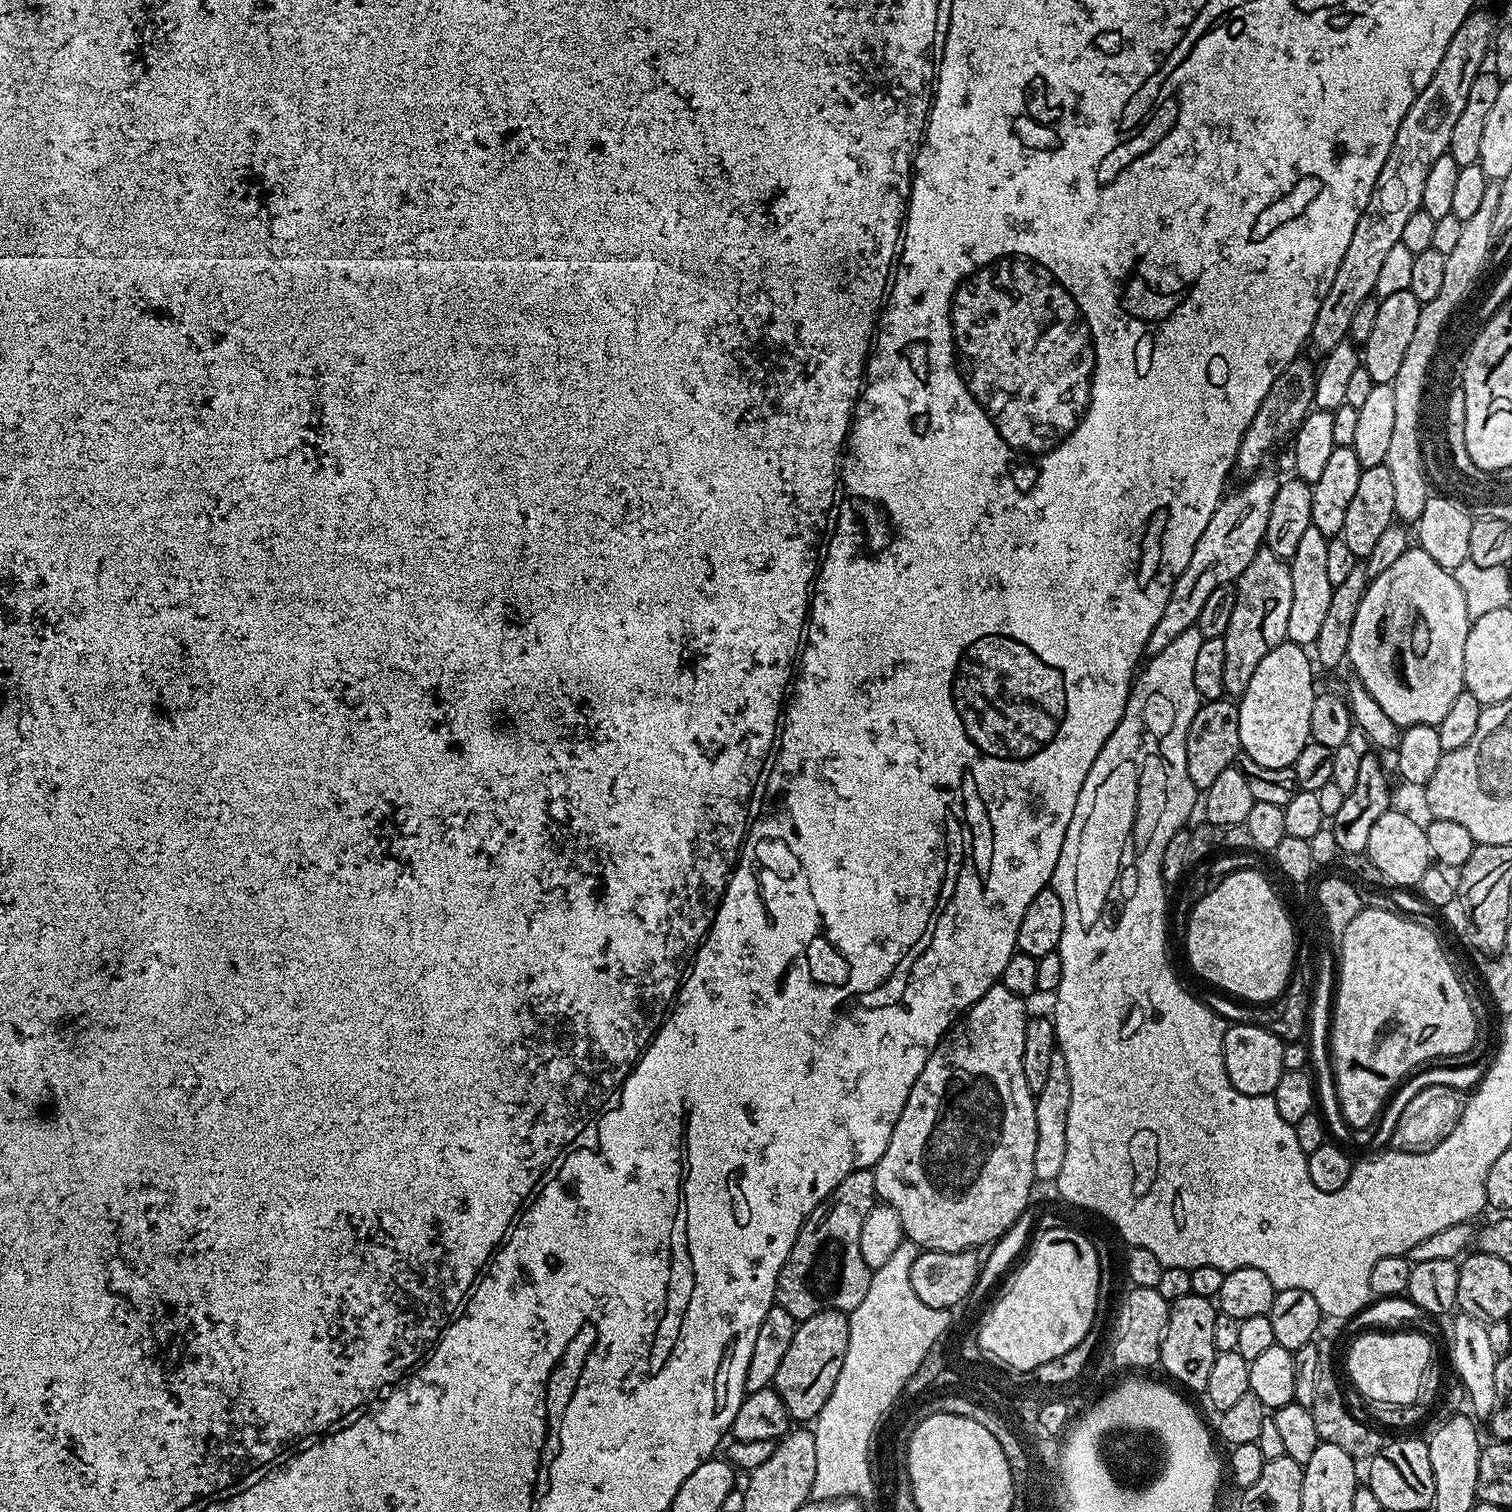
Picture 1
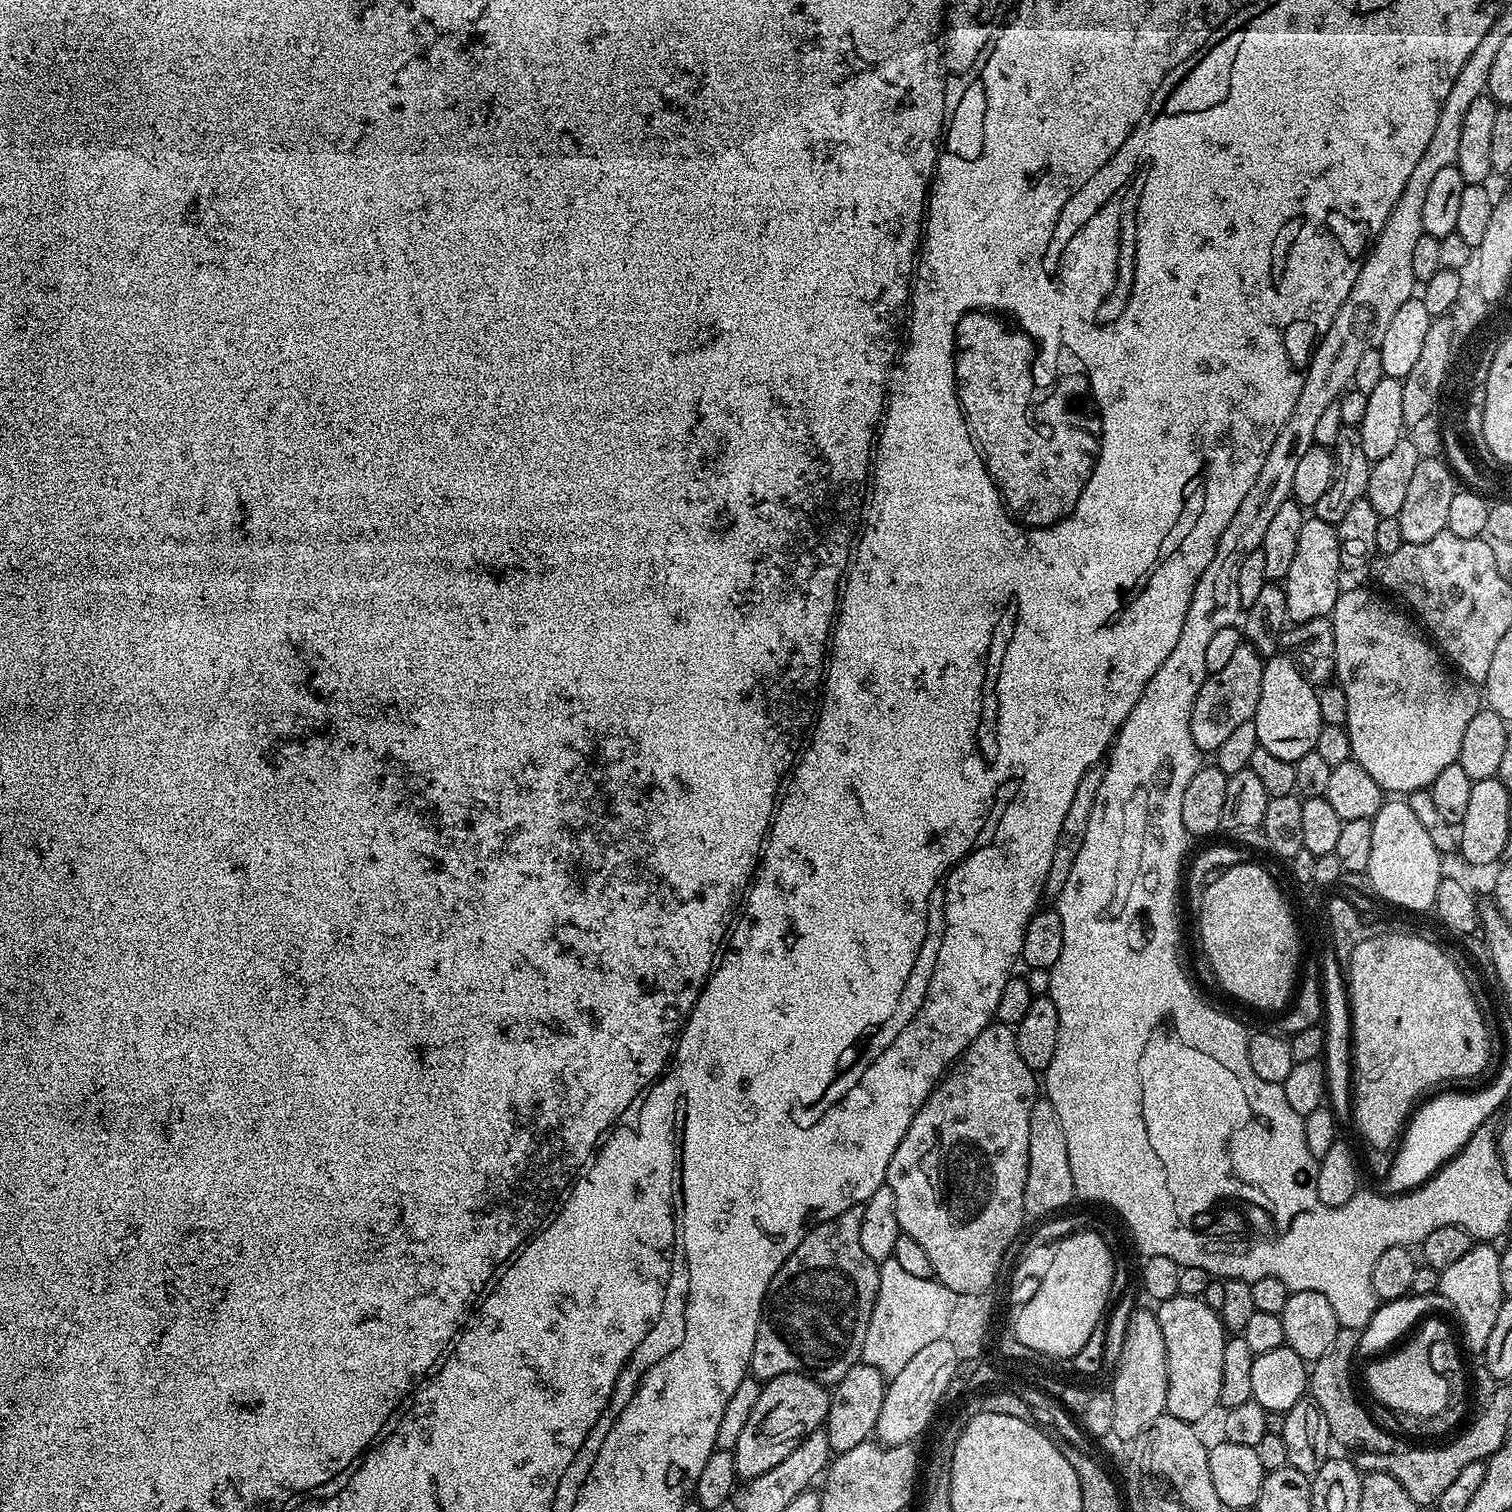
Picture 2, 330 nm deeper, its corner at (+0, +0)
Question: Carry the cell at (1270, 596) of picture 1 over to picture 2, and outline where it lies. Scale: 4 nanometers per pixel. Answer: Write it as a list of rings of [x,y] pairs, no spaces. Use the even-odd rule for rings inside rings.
[[[1242,642],[1228,659],[1226,667],[1211,673],[1204,681],[1202,690],[1198,690],[1194,710],[1190,714],[1190,734],[1194,738],[1194,746],[1200,753],[1215,754],[1218,746],[1226,742],[1226,737],[1236,727],[1255,717],[1258,698],[1262,694],[1264,662],[1265,657],[1259,656],[1251,644]]]

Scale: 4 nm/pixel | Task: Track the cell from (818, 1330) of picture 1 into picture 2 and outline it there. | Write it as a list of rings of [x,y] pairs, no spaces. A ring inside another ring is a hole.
[[[802,1372],[778,1374],[778,1378],[763,1381],[758,1402],[735,1448],[731,1449],[737,1477],[747,1482],[758,1478],[758,1474],[766,1474],[766,1470],[774,1470],[774,1466],[778,1466],[786,1454],[794,1451],[809,1434],[827,1421],[829,1399],[829,1389]]]

